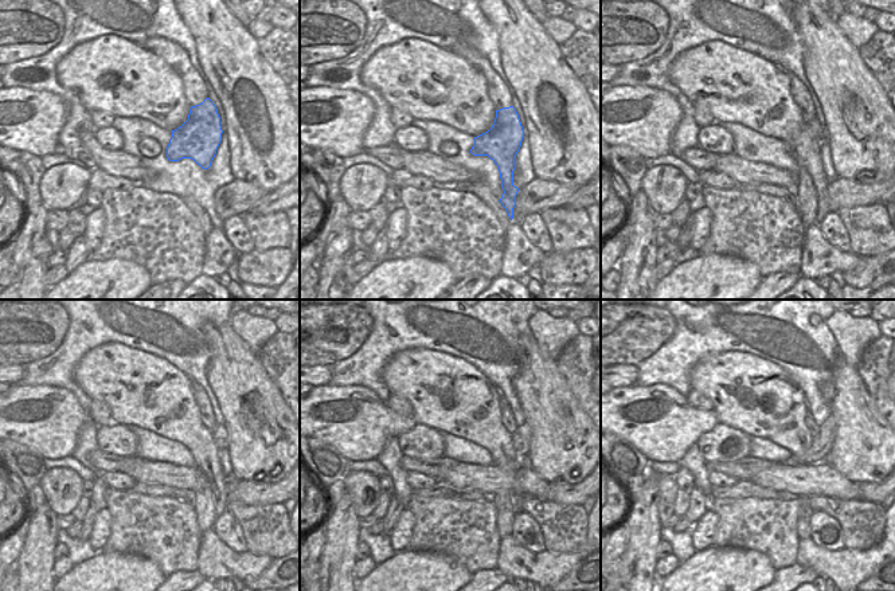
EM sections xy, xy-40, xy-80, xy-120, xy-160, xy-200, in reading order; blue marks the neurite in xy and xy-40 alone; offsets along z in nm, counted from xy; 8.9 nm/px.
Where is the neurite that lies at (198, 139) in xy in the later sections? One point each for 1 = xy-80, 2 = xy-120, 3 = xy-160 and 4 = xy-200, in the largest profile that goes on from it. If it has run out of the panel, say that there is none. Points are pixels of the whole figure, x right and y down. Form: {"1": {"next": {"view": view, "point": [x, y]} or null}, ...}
{"1": {"next": {"view": "xy-80", "point": [806, 196]}}, "2": {"next": {"view": "xy-120", "point": [204, 508]}}, "3": {"next": {"view": "xy-160", "point": [505, 511]}}, "4": {"next": {"view": "xy-200", "point": [805, 512]}}}

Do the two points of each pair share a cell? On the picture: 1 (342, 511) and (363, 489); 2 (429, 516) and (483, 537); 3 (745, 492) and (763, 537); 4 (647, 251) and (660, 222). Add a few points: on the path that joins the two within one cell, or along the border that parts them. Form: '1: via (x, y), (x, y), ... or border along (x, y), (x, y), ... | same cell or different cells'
1: border along (346, 492), (359, 517) | different cells
2: via (442, 525), (465, 528), (469, 532) | same cell
3: border along (715, 497), (780, 497) | different cells
4: border along (653, 214), (653, 222), (657, 229) | different cells

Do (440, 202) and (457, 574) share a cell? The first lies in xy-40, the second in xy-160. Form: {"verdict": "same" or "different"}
{"verdict": "different"}

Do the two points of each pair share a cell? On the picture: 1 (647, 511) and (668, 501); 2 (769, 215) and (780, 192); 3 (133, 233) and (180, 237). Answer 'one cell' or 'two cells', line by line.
1: two cells
2: two cells
3: one cell

